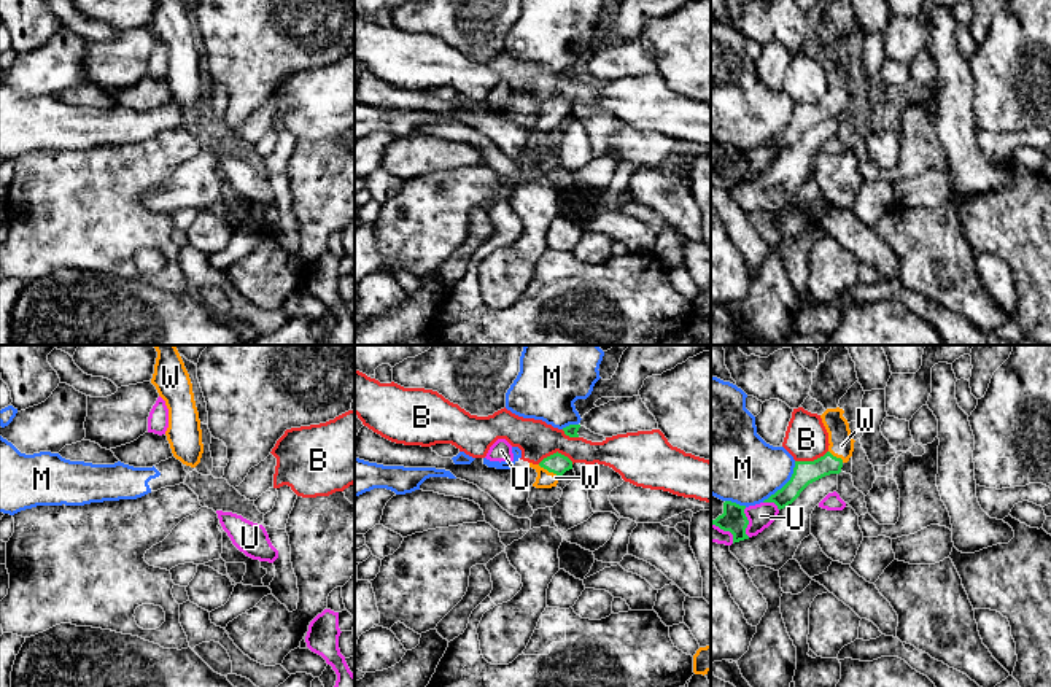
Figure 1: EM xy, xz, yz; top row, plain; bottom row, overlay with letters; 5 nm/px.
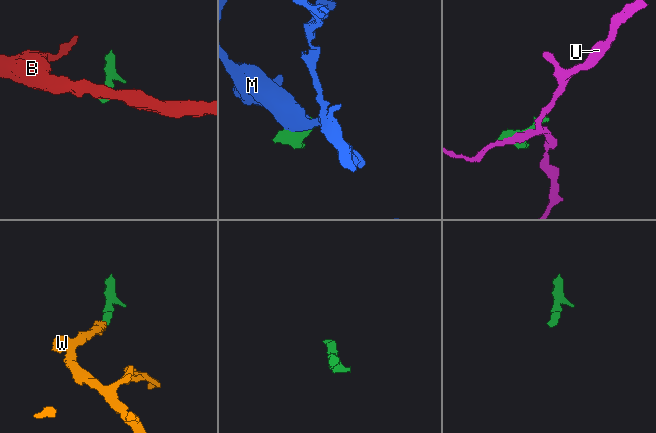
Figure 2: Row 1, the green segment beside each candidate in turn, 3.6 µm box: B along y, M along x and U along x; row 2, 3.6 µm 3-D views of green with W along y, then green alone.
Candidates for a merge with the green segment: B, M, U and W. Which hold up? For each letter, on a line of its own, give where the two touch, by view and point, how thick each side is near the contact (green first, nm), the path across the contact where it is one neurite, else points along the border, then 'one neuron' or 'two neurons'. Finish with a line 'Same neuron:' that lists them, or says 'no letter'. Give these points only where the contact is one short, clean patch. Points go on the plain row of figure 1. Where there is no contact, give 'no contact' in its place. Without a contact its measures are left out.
B: meets green in xz at (557, 96); 110 nm thick on the green side, 200 nm on the other; border along xz (573, 105), (554, 96), (538, 107); two neurons
M: meets green in yz at (786, 128); 120 nm thick on the green side, 360 nm on the other; two neurons
U: meets green in yz at (748, 166); 130 nm thick on the green side, 130 nm on the other; border along yz (744, 151), (746, 177), (749, 180); two neurons
W: meets green in xz at (549, 115); 110 nm thick on the green side, 90 nm on the other; runs through xz (557, 107), (549, 115), (544, 123); one neuron
Same neuron: W

